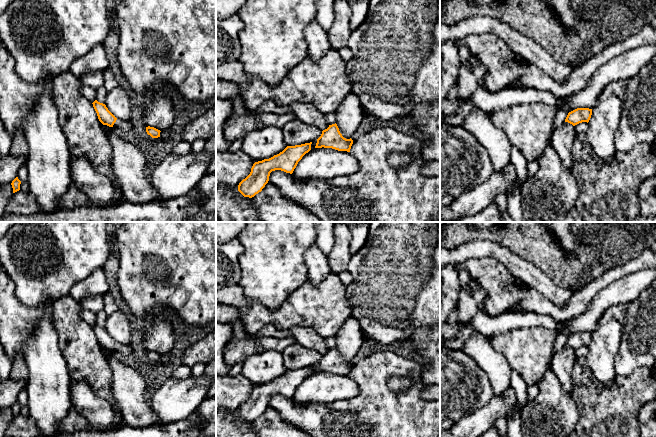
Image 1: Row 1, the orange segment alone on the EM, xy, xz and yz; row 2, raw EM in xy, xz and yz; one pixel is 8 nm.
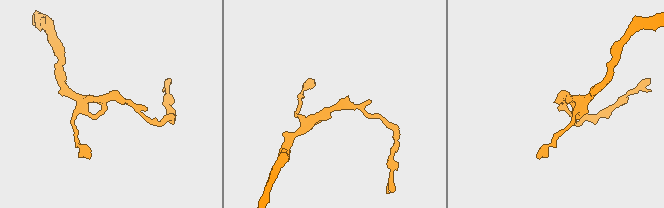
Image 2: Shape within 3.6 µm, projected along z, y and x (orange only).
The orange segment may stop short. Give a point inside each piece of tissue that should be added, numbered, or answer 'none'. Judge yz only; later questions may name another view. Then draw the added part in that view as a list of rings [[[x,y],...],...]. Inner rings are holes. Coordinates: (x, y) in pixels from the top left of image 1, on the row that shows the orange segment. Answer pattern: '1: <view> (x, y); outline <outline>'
none

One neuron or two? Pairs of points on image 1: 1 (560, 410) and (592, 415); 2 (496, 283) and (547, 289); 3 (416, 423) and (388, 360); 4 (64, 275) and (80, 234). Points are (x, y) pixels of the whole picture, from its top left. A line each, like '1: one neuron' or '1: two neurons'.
1: two neurons
2: two neurons
3: one neuron
4: one neuron

